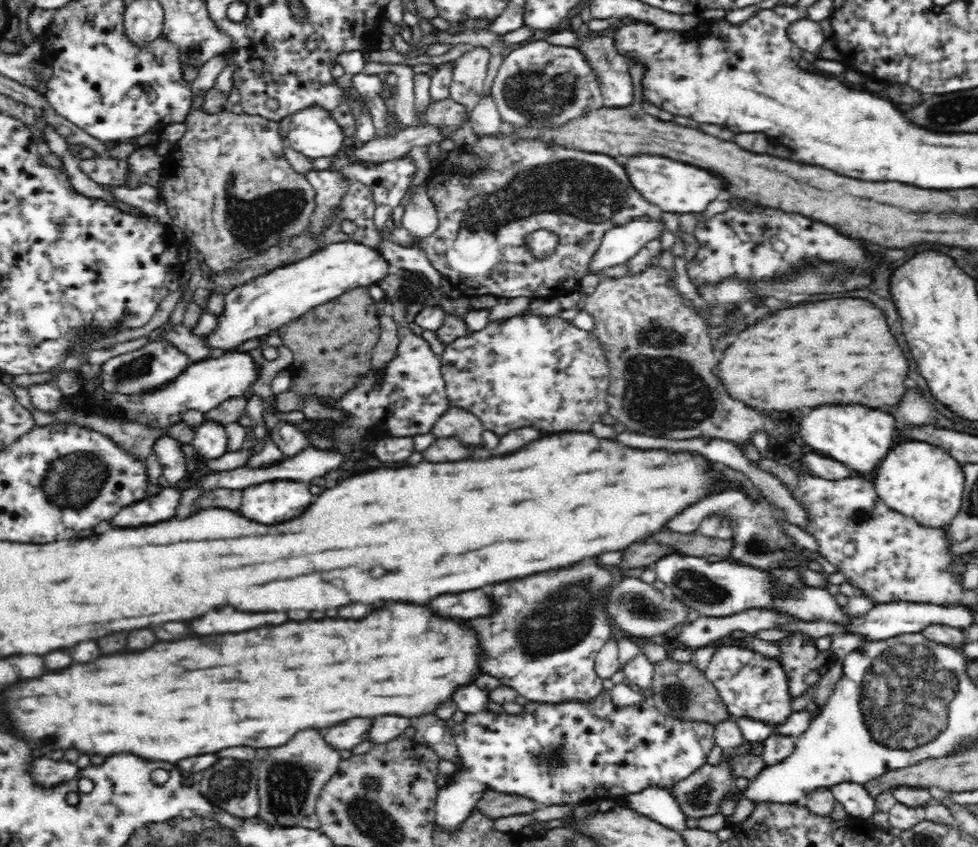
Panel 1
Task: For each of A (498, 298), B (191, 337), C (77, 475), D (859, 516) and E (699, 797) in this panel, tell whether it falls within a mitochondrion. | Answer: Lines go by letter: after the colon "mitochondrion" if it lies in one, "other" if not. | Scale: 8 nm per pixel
A: other
B: other
C: mitochondrion
D: mitochondrion
E: mitochondrion

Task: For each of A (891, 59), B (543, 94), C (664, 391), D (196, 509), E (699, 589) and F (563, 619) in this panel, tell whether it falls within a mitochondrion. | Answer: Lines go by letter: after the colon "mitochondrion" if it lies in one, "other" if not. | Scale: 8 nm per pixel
A: other
B: mitochondrion
C: mitochondrion
D: other
E: mitochondrion
F: mitochondrion

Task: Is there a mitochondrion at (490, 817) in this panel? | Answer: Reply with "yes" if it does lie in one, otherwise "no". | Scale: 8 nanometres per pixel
no

